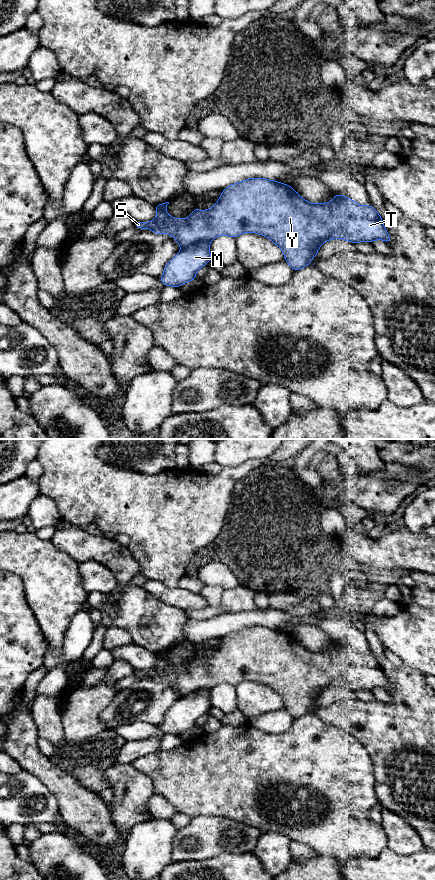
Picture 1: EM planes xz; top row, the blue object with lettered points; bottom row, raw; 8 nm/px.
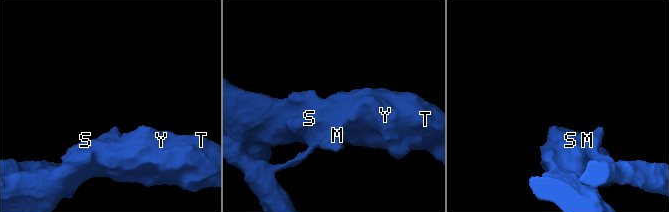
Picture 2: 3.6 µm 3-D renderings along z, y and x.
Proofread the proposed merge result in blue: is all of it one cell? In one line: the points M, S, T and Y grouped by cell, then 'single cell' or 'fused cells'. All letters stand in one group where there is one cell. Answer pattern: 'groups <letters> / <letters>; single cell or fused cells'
groups M / S T Y; fused cells

